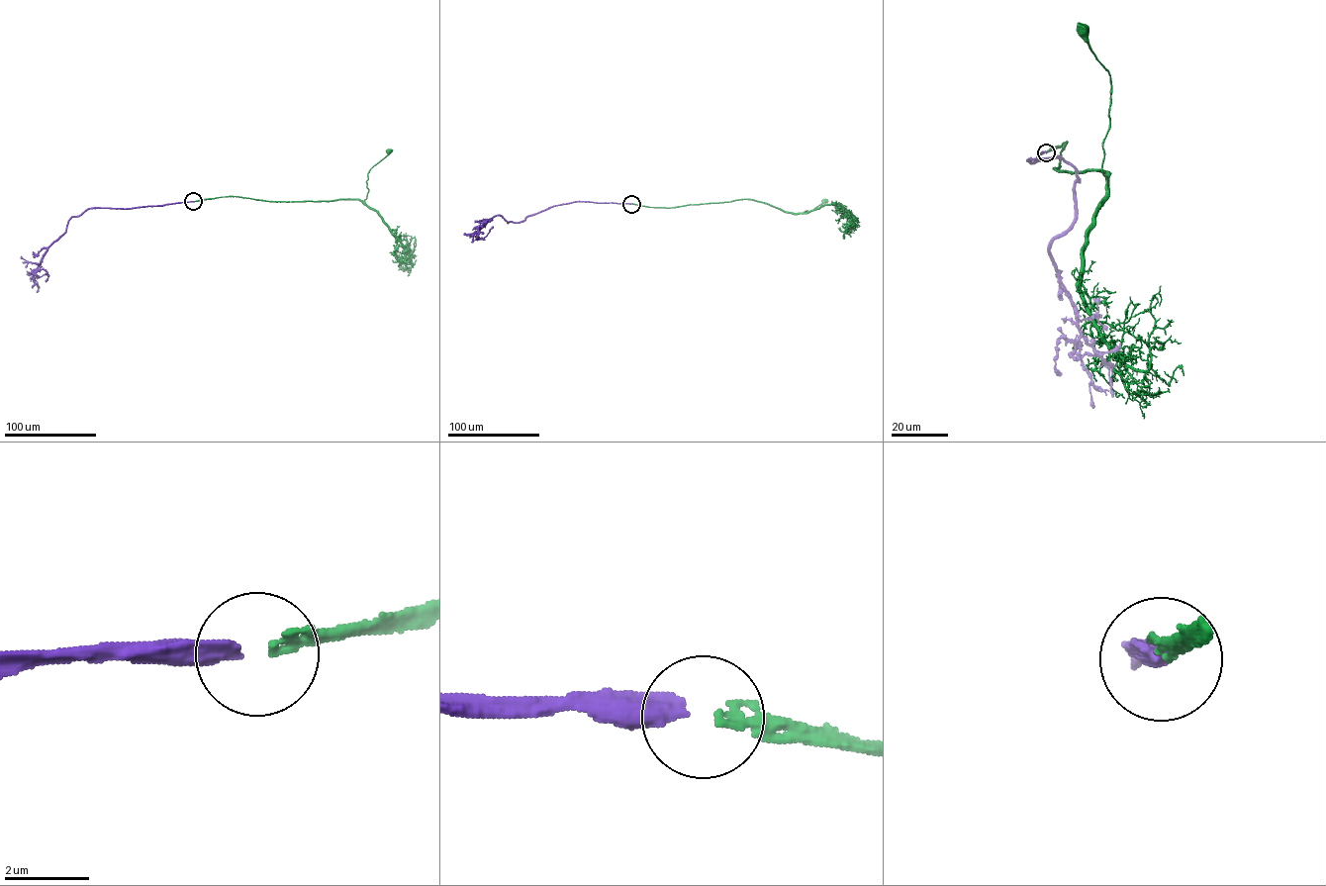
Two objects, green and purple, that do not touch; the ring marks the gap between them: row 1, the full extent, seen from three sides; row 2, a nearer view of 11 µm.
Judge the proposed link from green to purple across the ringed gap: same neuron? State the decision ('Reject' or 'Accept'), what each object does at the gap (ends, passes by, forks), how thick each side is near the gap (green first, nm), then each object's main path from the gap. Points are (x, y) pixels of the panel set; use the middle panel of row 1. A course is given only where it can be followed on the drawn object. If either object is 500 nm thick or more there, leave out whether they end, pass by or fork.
Accept. At the ring green ends. At the ring purple ends. Thickness 220 nm (green) against 400 nm. Course of green: (632, 204), (673, 208), (751, 199), (786, 212), (799, 213), (811, 211), (824, 201). Course of purple: (631, 204), (563, 203), (519, 222), (495, 216), (477, 232), (477, 239), (484, 238), (493, 226)

